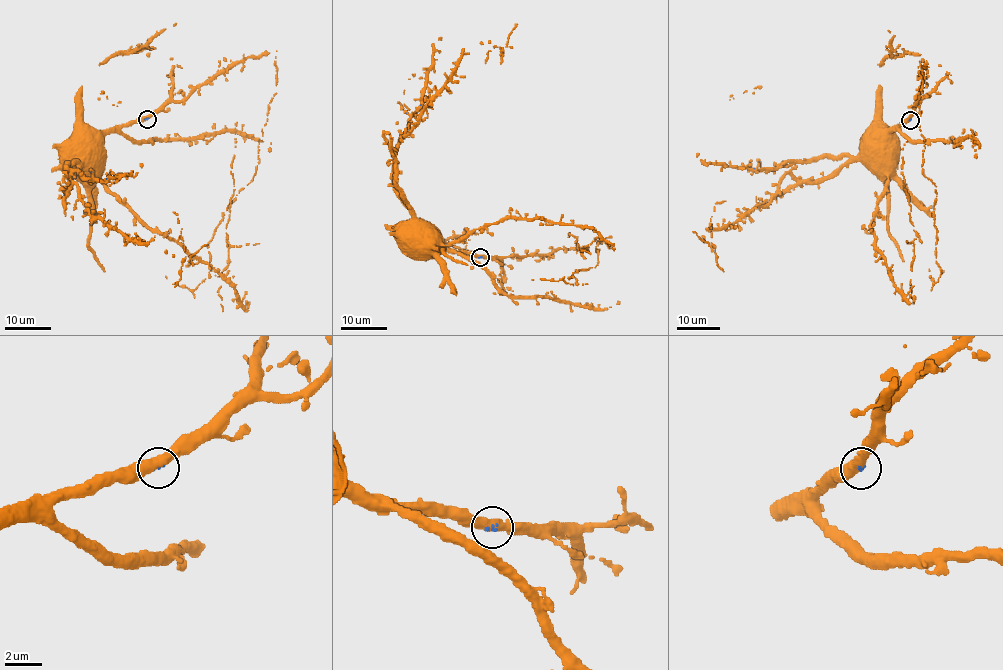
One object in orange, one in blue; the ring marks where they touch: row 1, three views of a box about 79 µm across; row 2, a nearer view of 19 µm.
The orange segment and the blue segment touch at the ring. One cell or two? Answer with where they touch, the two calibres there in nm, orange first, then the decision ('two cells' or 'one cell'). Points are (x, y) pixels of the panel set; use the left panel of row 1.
(147, 119) | 440/160 nm | one cell

